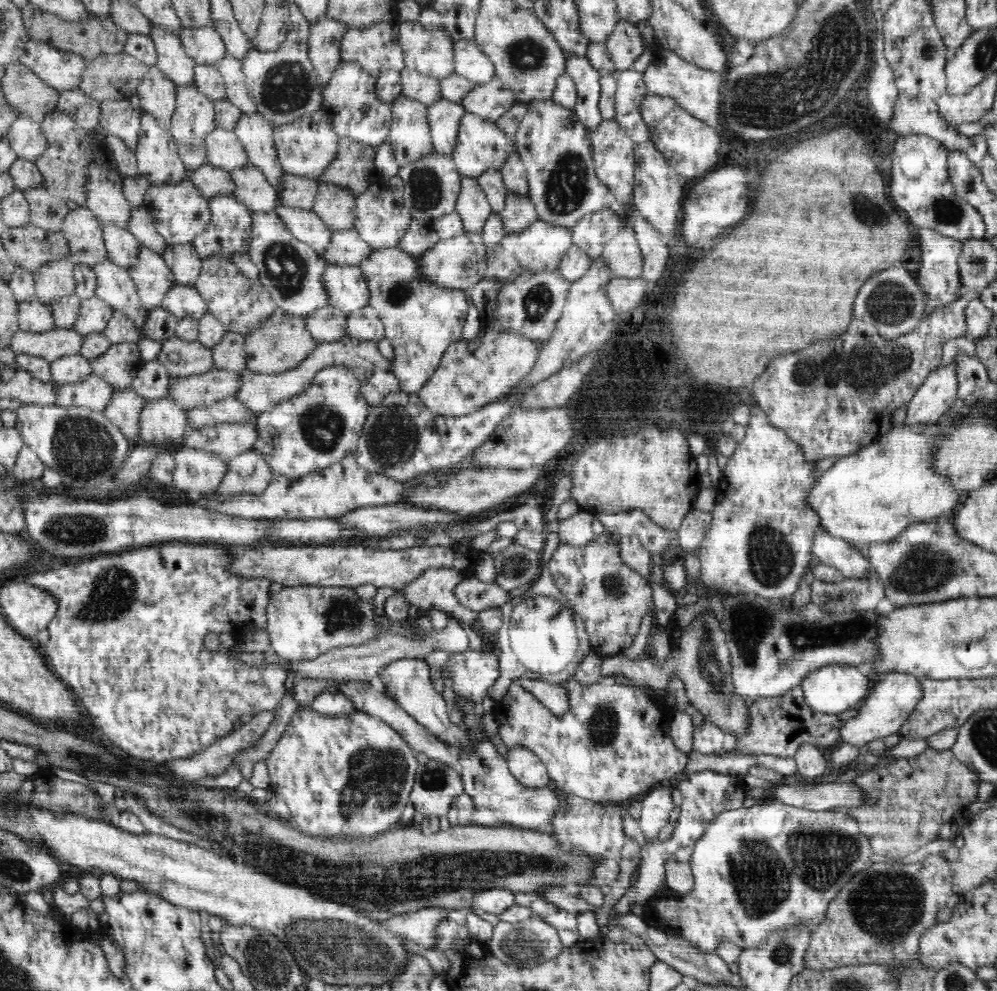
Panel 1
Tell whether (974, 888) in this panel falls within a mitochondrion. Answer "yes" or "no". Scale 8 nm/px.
no

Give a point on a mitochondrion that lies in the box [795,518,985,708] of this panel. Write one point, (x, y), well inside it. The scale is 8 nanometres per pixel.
(923, 569)

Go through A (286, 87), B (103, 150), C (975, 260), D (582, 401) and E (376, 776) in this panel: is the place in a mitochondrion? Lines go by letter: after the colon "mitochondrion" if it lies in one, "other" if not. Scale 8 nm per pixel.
A: mitochondrion
B: other
C: mitochondrion
D: other
E: mitochondrion

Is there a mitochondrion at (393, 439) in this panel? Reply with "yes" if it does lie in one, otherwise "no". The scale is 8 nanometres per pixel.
yes

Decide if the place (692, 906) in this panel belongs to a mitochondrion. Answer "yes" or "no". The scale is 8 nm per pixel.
no

